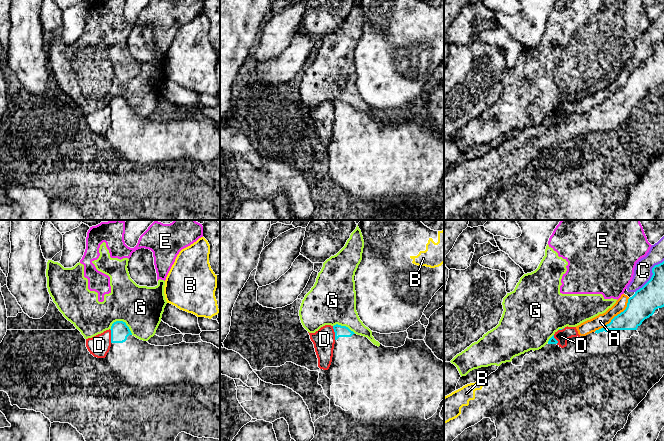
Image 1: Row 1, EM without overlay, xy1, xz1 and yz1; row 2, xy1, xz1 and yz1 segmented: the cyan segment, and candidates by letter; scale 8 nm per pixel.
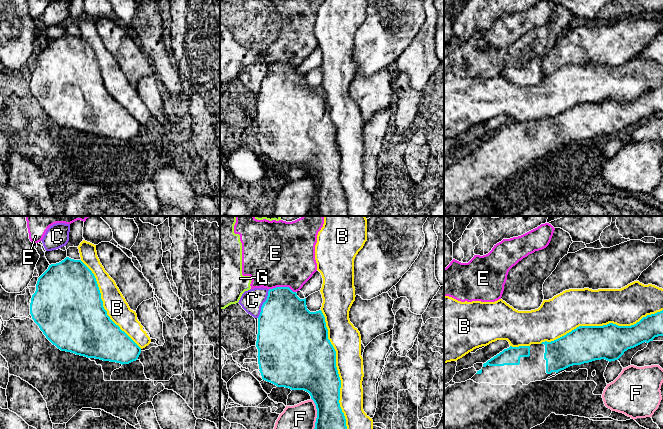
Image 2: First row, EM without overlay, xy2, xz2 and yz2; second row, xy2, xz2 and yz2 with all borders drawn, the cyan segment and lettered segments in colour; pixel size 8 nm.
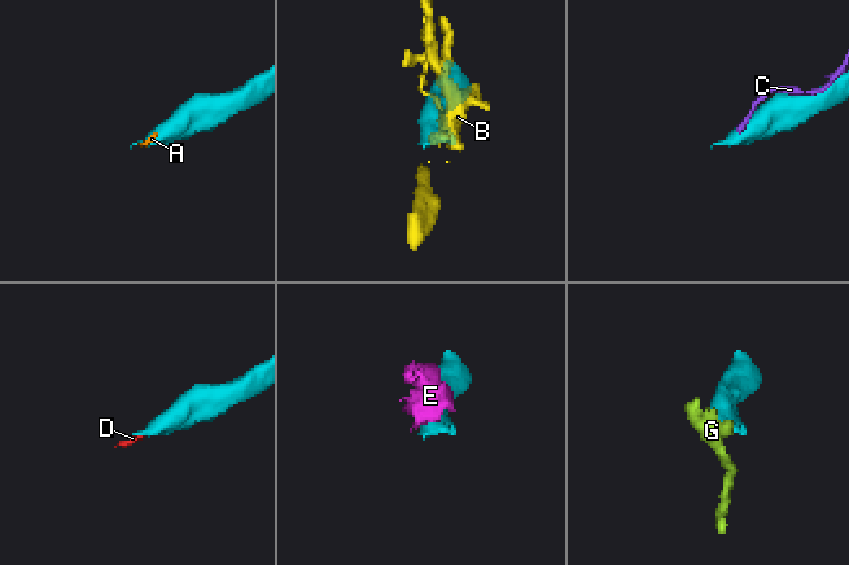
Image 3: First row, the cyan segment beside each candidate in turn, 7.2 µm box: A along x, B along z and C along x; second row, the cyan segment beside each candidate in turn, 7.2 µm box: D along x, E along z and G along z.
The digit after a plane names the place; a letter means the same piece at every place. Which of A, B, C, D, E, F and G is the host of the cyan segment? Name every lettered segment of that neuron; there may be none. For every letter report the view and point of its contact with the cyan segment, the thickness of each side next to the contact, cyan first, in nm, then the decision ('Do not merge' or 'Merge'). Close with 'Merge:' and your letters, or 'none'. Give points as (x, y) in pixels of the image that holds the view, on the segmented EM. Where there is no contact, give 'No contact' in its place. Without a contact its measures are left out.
A: Touches cyan at yz1 (614, 317). Thickness 220 nm (cyan) against 110 nm. Do not merge
B: Touches cyan at yz2 (601, 326). Thickness 300 nm (cyan) against 300 nm. Merge
C: Touches cyan at yz1 (652, 275). Thickness 220 nm (cyan) against 140 nm. Do not merge
D: Touches cyan at xy1 (111, 336). Thickness 150 nm (cyan) against 170 nm. Do not merge
E: Touches cyan at xz2 (282, 287). Thickness 400 nm (cyan) against 500 nm. Do not merge
F: Touches cyan at xz2 (317, 413). Thickness 280 nm (cyan) against 200 nm. Do not merge
G: Touches cyan at xy1 (122, 321). Thickness 150 nm (cyan) against 360 nm. Do not merge
Merge: B

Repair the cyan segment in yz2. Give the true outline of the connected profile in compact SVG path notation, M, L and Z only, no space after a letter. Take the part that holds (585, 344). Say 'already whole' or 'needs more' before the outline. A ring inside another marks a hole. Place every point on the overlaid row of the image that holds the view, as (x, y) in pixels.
already whole; M663 310L631 326L579 326L554 341L541 343L545 345L546 373L595 360L615 361L628 349L658 336L663 336Z

